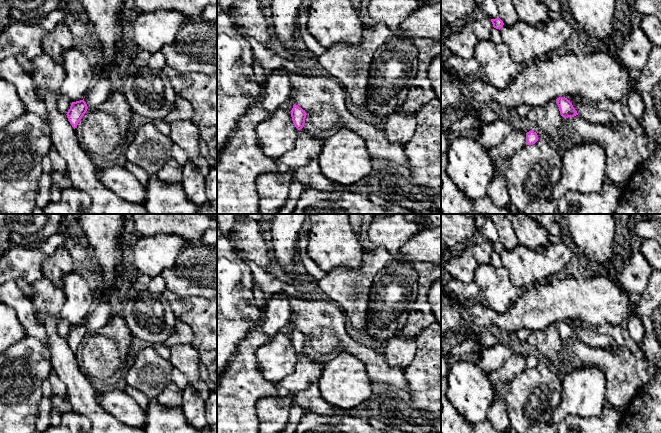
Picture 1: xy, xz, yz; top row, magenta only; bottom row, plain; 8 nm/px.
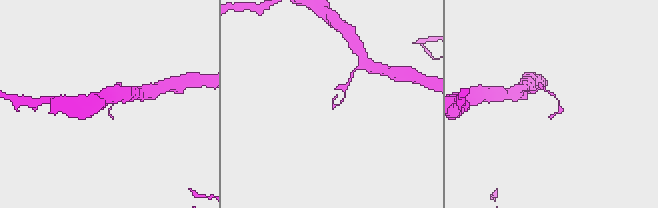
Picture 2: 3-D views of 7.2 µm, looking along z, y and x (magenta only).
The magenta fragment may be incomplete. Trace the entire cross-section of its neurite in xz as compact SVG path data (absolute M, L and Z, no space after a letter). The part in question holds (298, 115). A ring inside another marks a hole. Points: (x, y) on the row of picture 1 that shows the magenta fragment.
M294 104L291 110L291 117L295 127L301 130L305 124L306 112L298 105Z

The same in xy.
M83 100L72 102L70 109L67 112L67 118L72 127L75 129L82 119L84 114L86 113L88 107L86 102Z

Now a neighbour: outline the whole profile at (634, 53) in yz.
M638 27L626 32L623 44L613 48L616 57L633 73L639 73L647 64L653 45Z

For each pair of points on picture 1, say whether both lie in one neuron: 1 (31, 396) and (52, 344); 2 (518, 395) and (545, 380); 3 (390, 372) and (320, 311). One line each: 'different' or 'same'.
1: different
2: same
3: same

